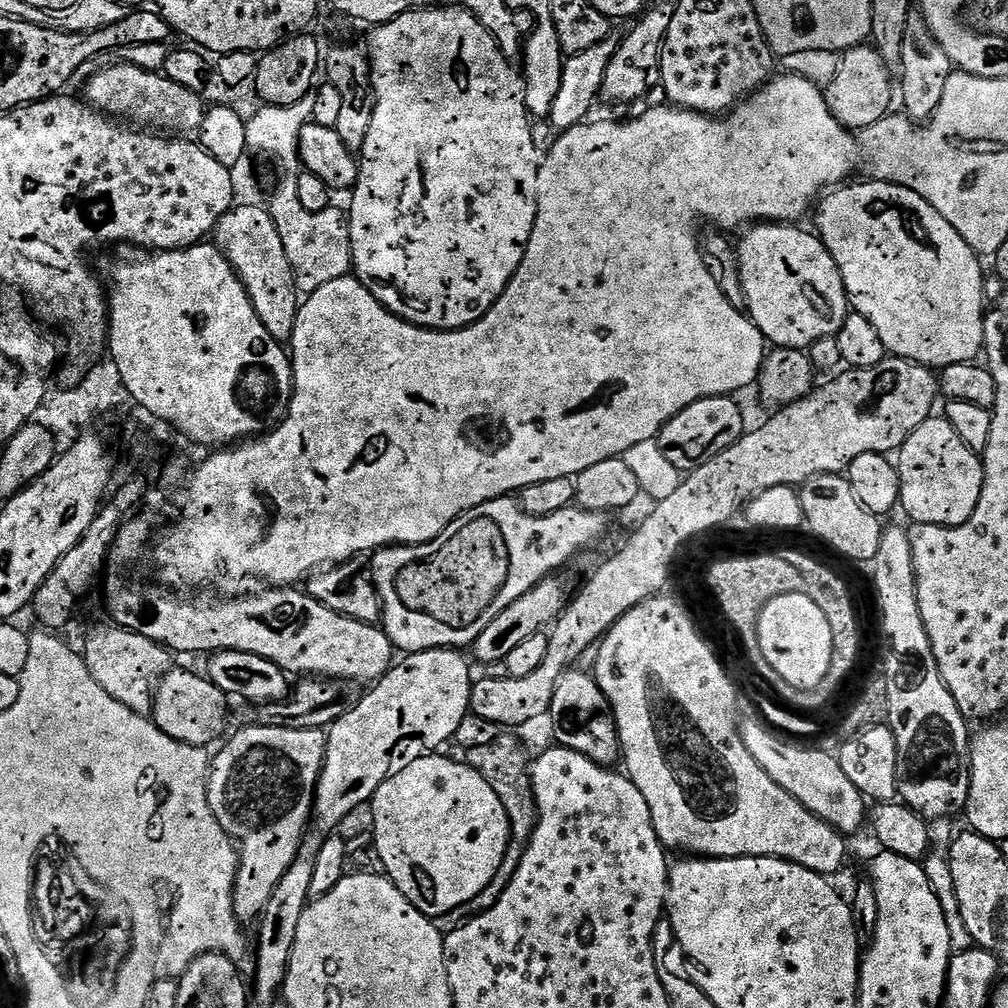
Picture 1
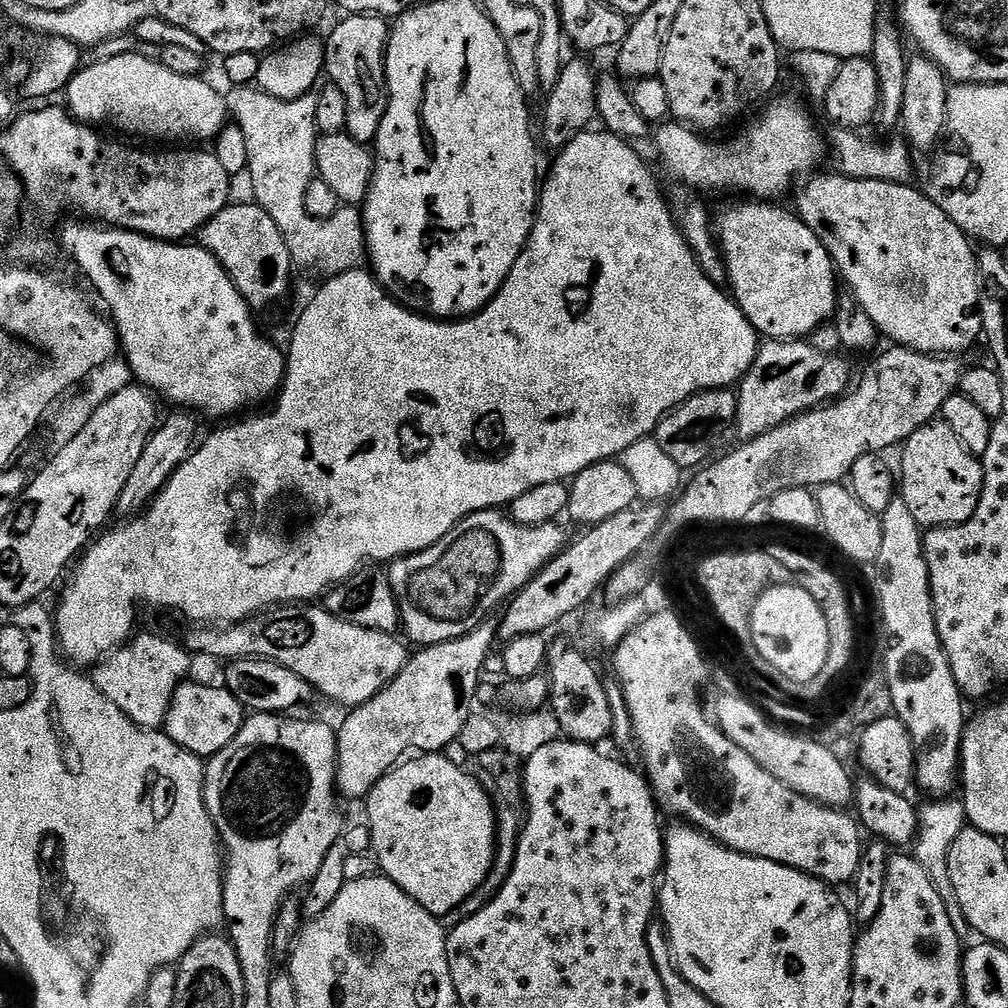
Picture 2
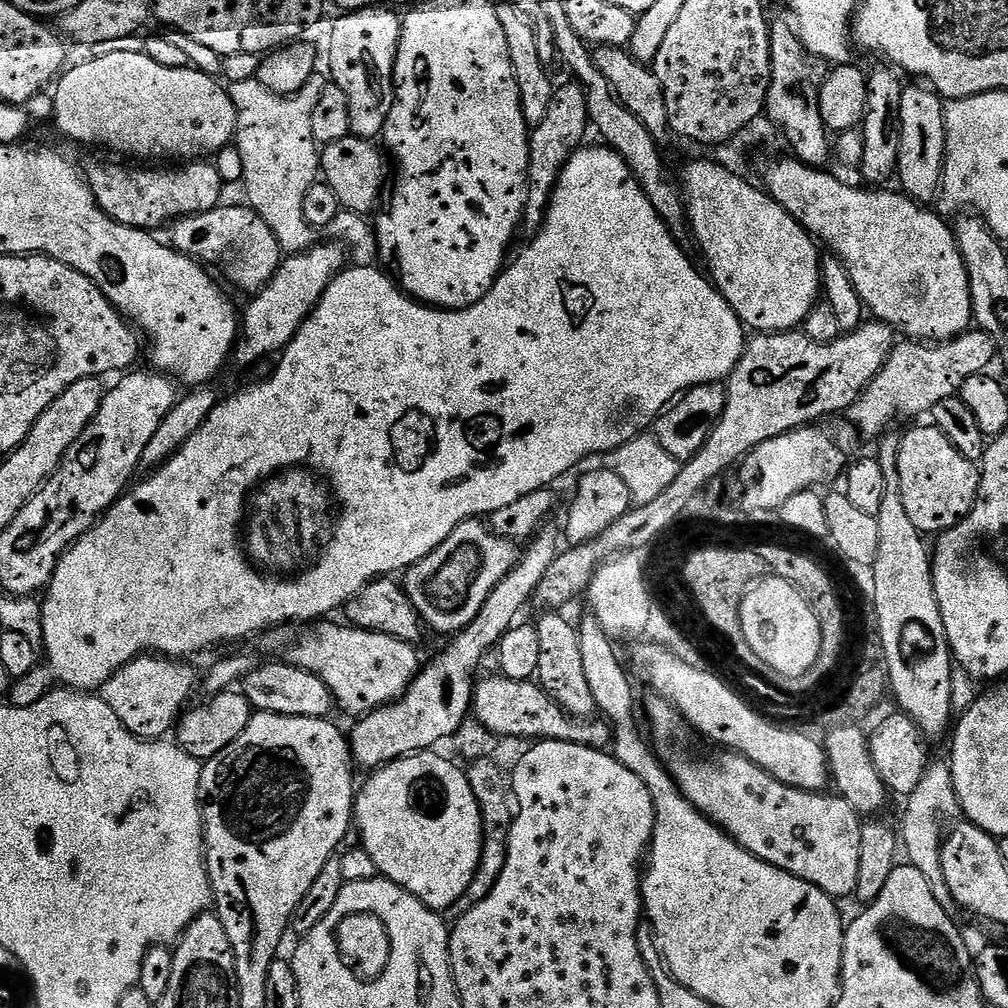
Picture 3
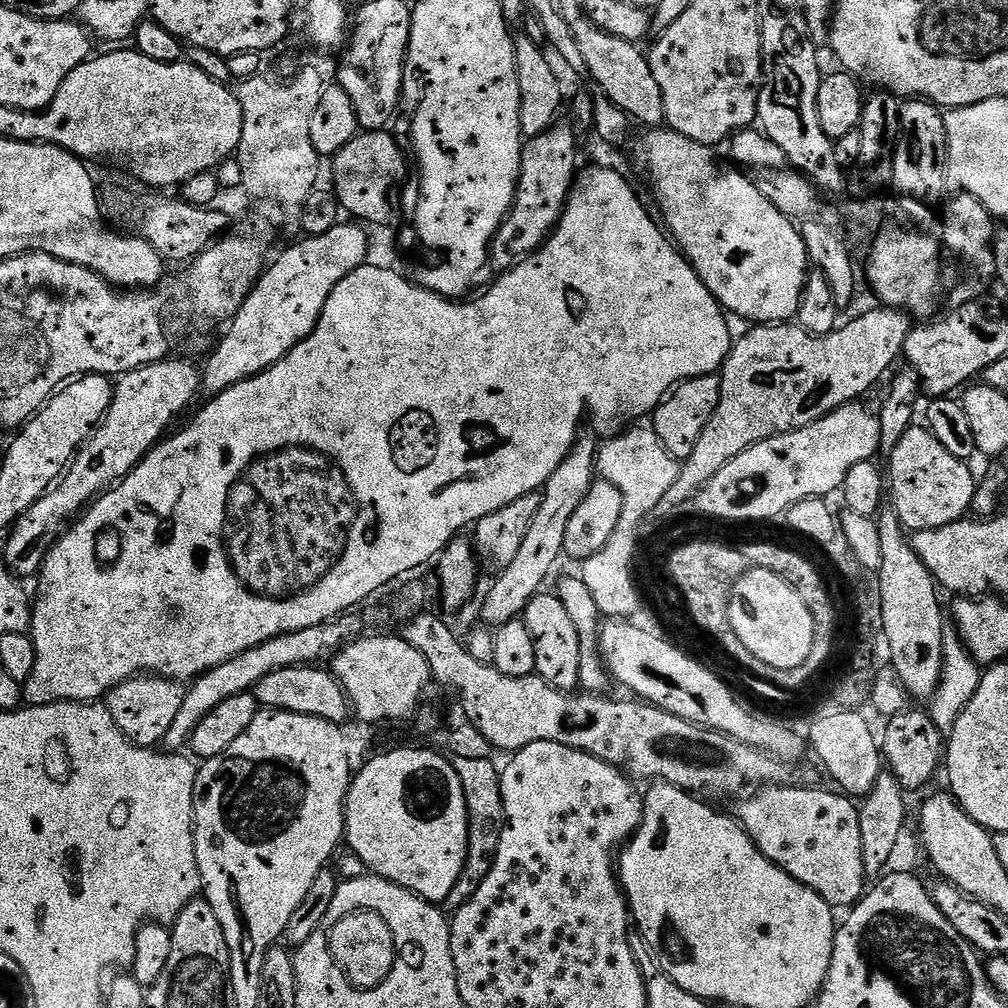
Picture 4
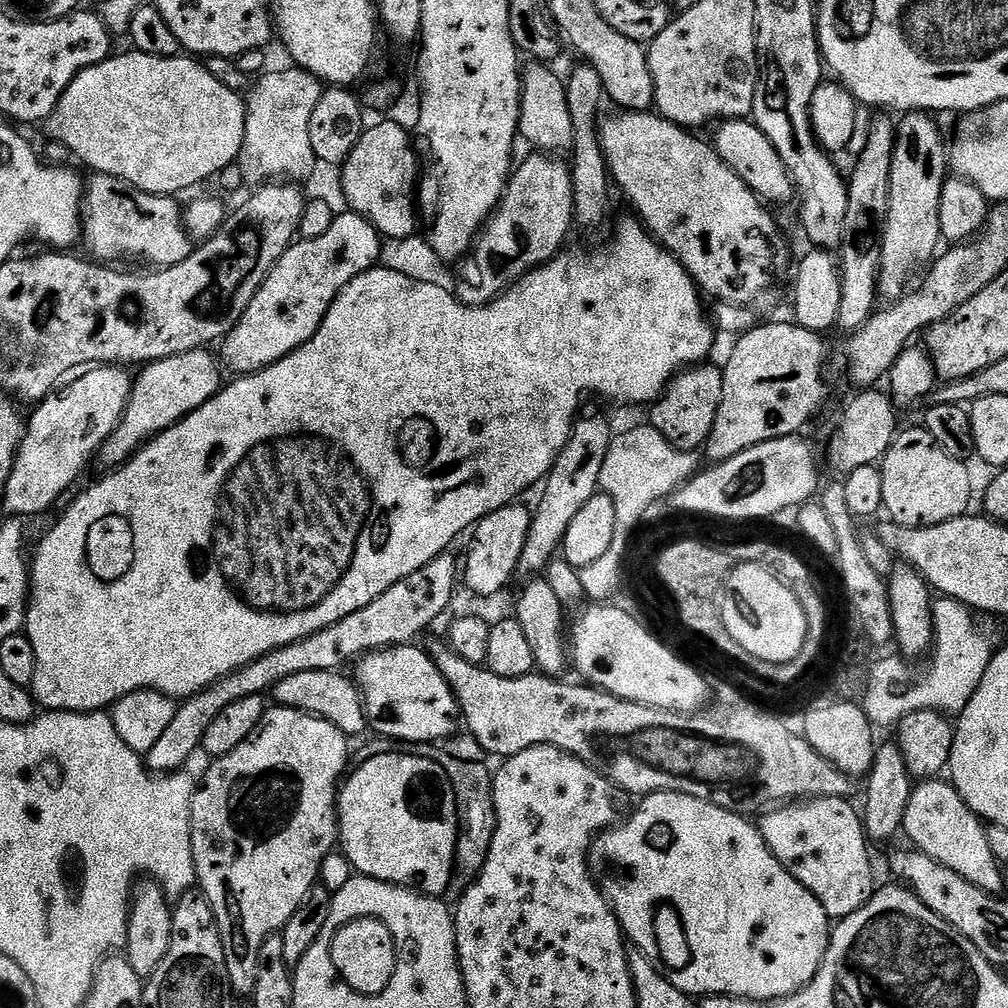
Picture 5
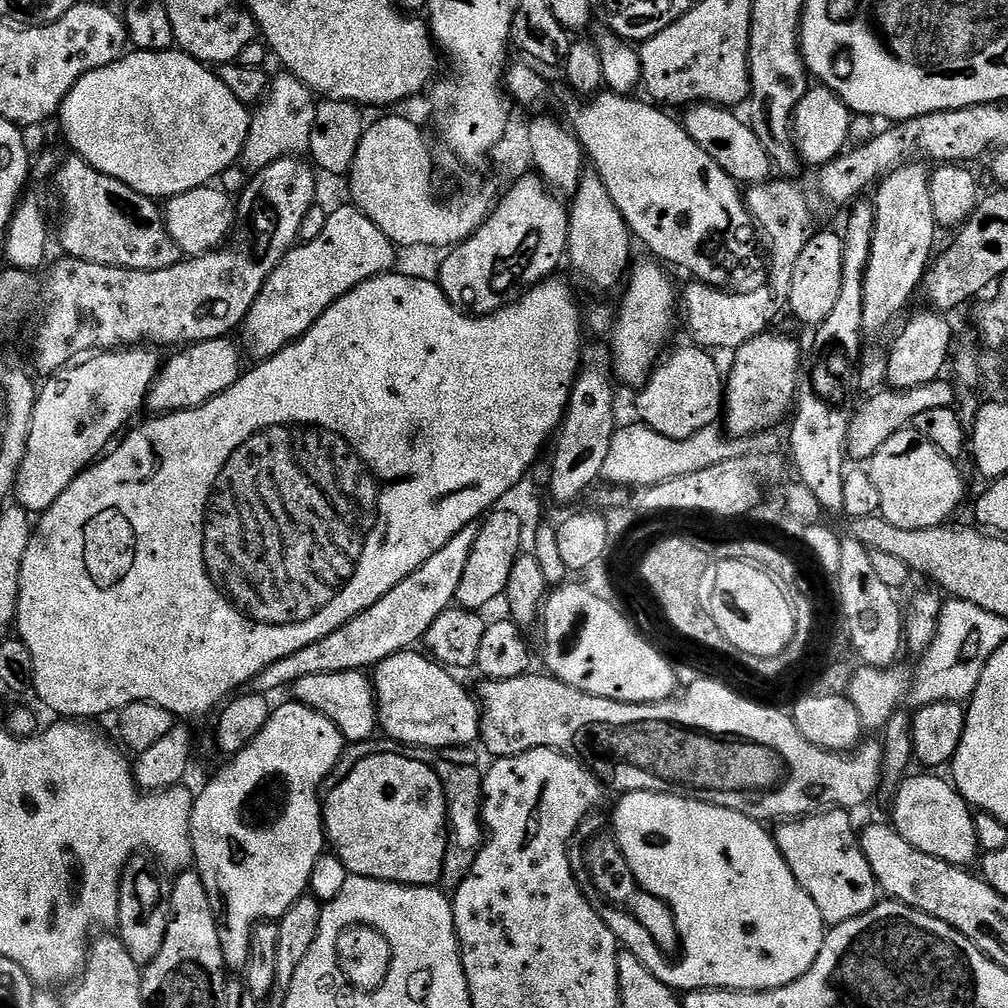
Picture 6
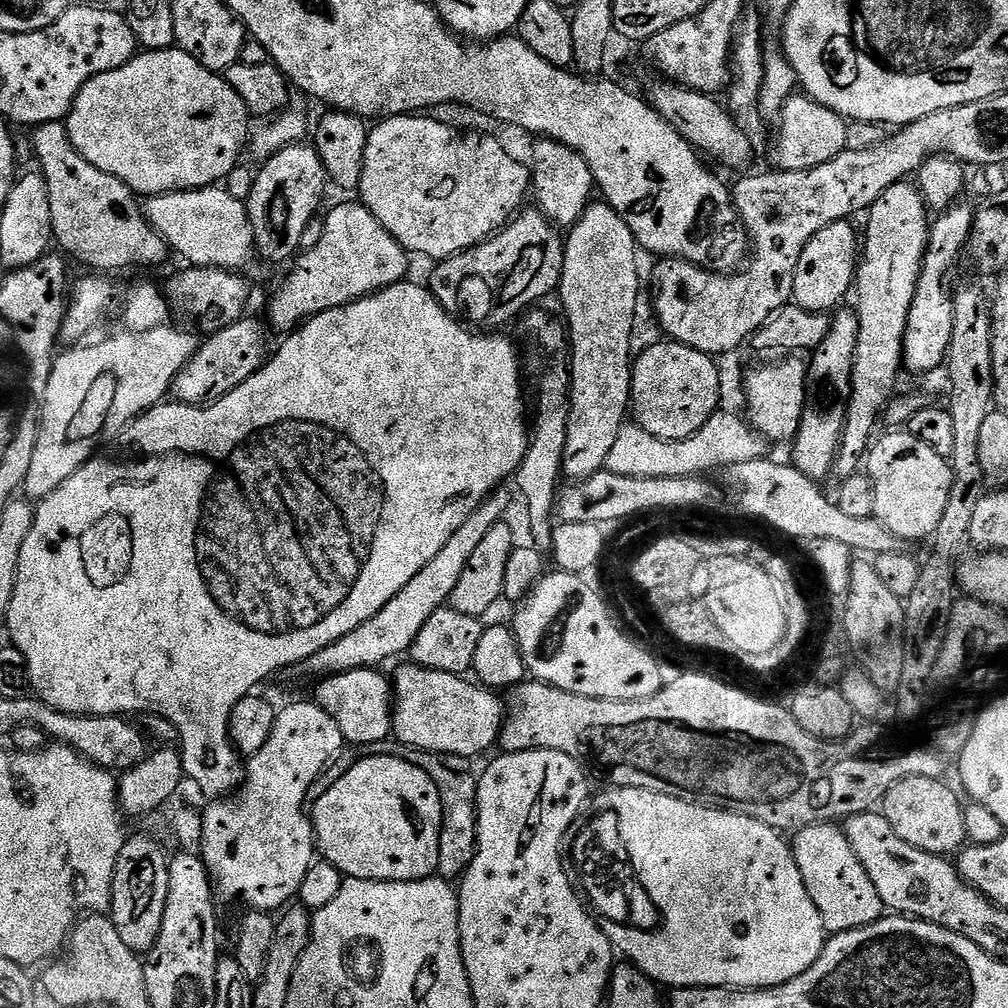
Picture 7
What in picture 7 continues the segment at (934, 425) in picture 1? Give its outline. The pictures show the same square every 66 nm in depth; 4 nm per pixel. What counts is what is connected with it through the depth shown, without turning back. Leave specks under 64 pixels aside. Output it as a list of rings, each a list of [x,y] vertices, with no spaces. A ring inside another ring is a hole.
[[[888,430],[873,443],[866,457],[866,475],[874,486],[875,517],[899,540],[924,540],[935,537],[938,522],[946,510],[952,485],[952,466],[943,456],[914,438],[906,430]]]

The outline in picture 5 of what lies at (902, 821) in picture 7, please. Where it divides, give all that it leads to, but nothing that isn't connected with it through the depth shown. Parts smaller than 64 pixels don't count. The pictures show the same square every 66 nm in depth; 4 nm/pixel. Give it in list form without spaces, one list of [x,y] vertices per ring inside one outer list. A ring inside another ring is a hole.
[[[933,778],[913,787],[902,832],[912,839],[911,847],[915,851],[925,852],[934,858],[934,862],[942,862],[946,870],[962,874],[966,882],[978,886],[984,892],[1003,893],[1002,865],[990,851],[990,842],[986,842],[988,830],[985,821],[972,813],[970,806],[966,806],[956,787],[947,779]]]

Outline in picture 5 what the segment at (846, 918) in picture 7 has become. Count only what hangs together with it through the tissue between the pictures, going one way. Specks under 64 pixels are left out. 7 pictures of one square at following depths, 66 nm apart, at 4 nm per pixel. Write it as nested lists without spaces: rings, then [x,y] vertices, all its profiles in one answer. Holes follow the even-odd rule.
[[[848,798],[789,802],[765,811],[758,820],[764,844],[772,851],[774,858],[778,858],[784,869],[798,882],[802,882],[802,886],[806,886],[806,890],[810,890],[818,902],[822,902],[822,910],[826,910],[826,914],[836,922],[862,910],[878,887],[876,876],[872,873],[872,856],[868,853],[870,841],[864,832],[864,821],[857,805],[855,808],[852,802]]]

